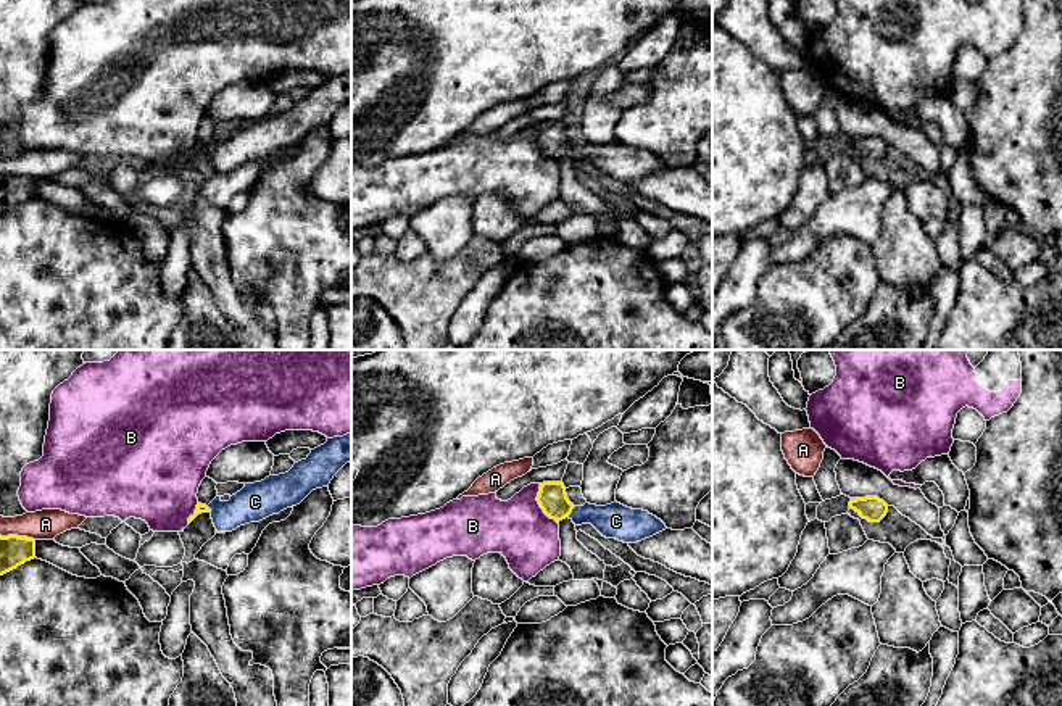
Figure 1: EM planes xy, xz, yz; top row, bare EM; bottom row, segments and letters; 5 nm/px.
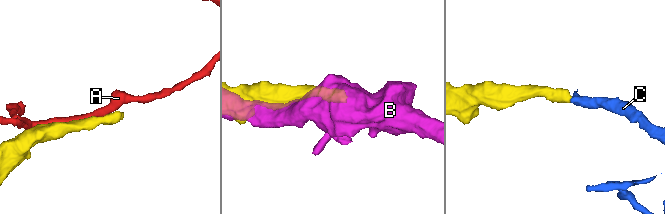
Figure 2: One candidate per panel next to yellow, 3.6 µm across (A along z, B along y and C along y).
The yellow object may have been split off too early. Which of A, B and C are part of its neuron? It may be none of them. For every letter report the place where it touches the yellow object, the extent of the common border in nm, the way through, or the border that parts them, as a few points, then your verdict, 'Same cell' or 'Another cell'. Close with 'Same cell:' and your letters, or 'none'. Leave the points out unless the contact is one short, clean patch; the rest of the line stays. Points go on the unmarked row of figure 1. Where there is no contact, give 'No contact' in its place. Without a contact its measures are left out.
A: Touches yellow at xy (16, 174). Shared border 180 nm. Another cell
B: Touches yellow at xz (539, 142). Shared border 220 nm. Another cell
C: Touches yellow at xz (571, 150). Shared border 70 nm. Path across: xz (553, 139), (561, 147), (571, 150), (616, 160). Same cell
Same cell: C

